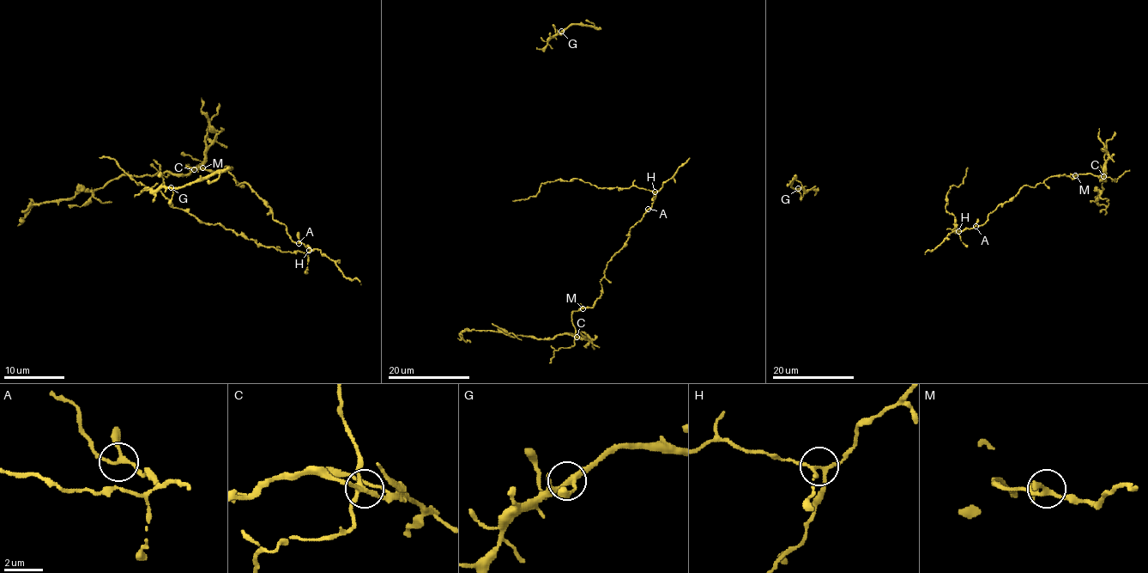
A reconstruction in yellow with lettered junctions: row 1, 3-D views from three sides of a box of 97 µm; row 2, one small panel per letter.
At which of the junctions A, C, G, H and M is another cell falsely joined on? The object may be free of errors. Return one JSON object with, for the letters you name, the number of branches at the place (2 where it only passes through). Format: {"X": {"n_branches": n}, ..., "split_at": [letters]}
{"C": {"n_branches": 4}, "split_at": ["C"]}

